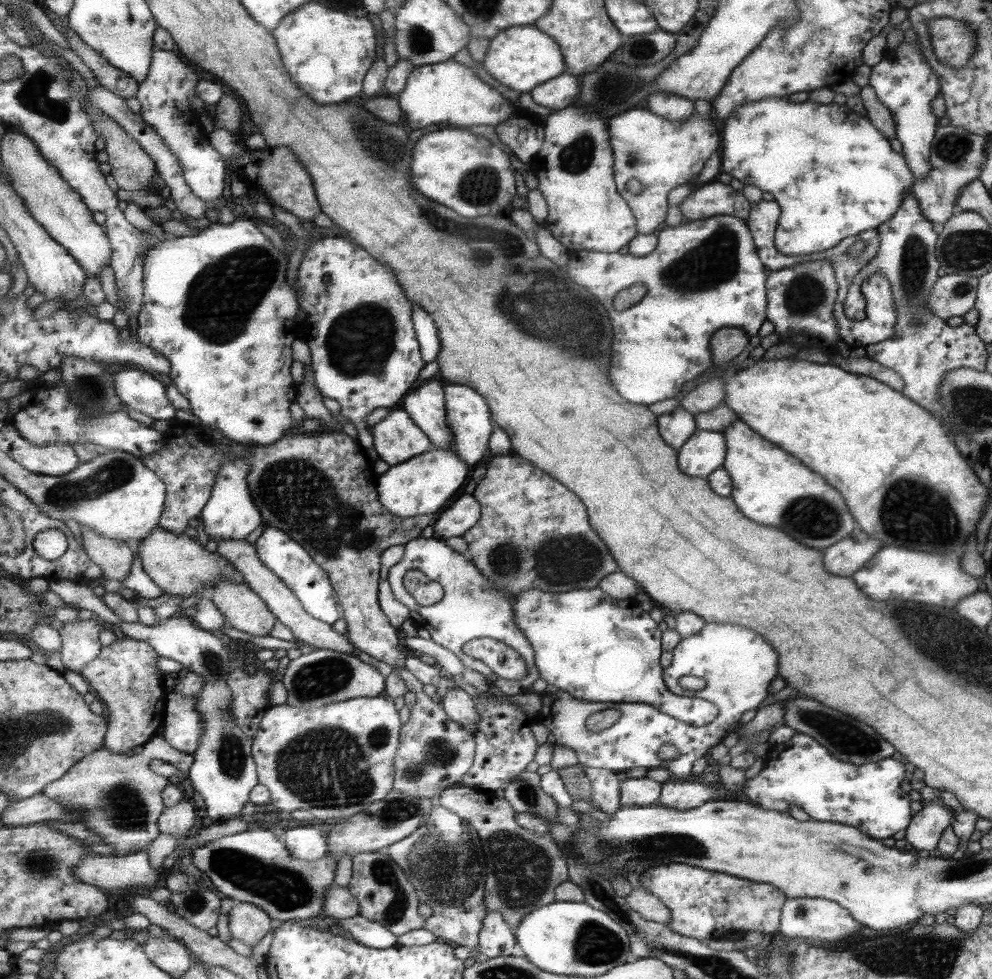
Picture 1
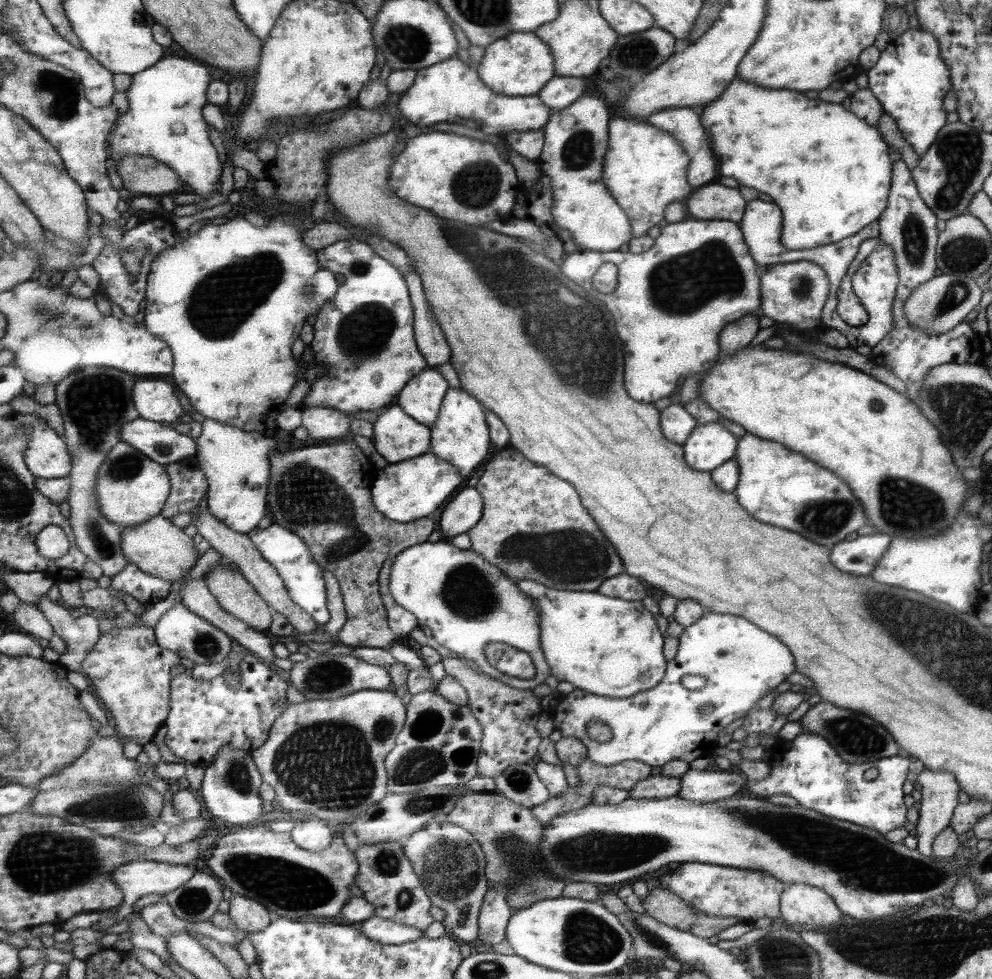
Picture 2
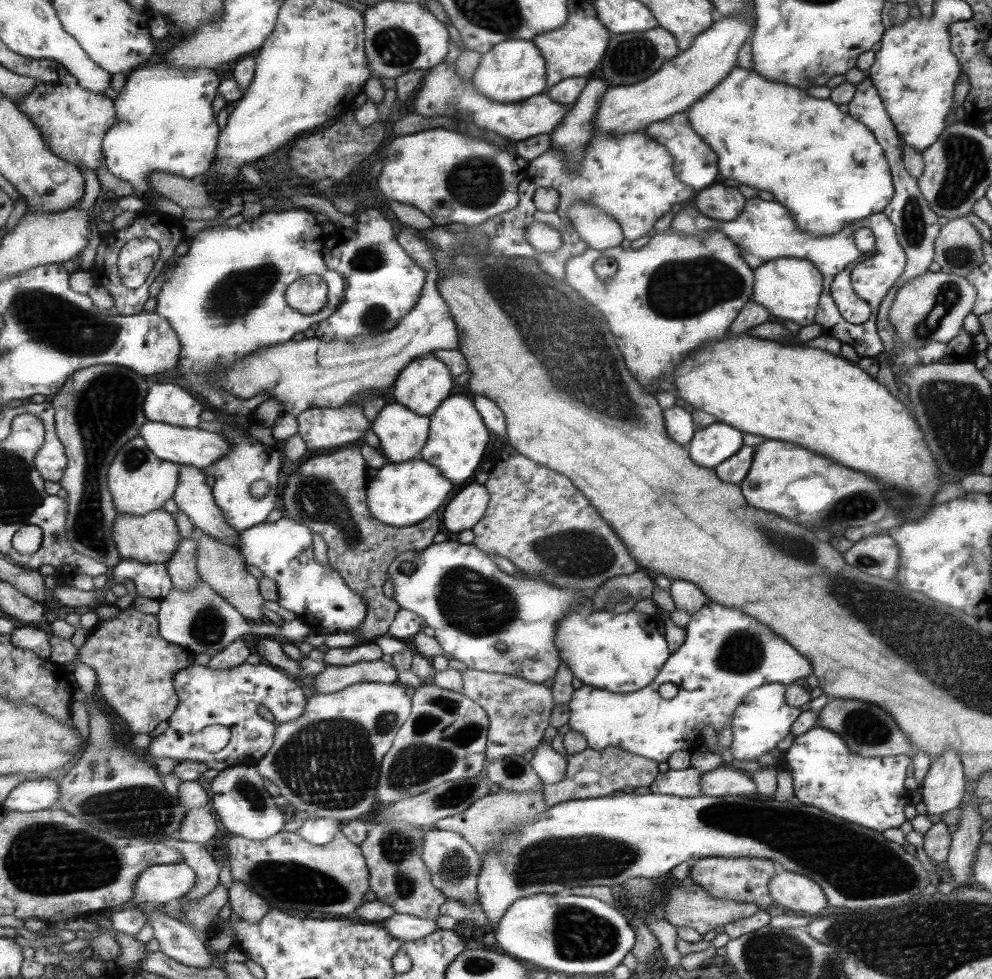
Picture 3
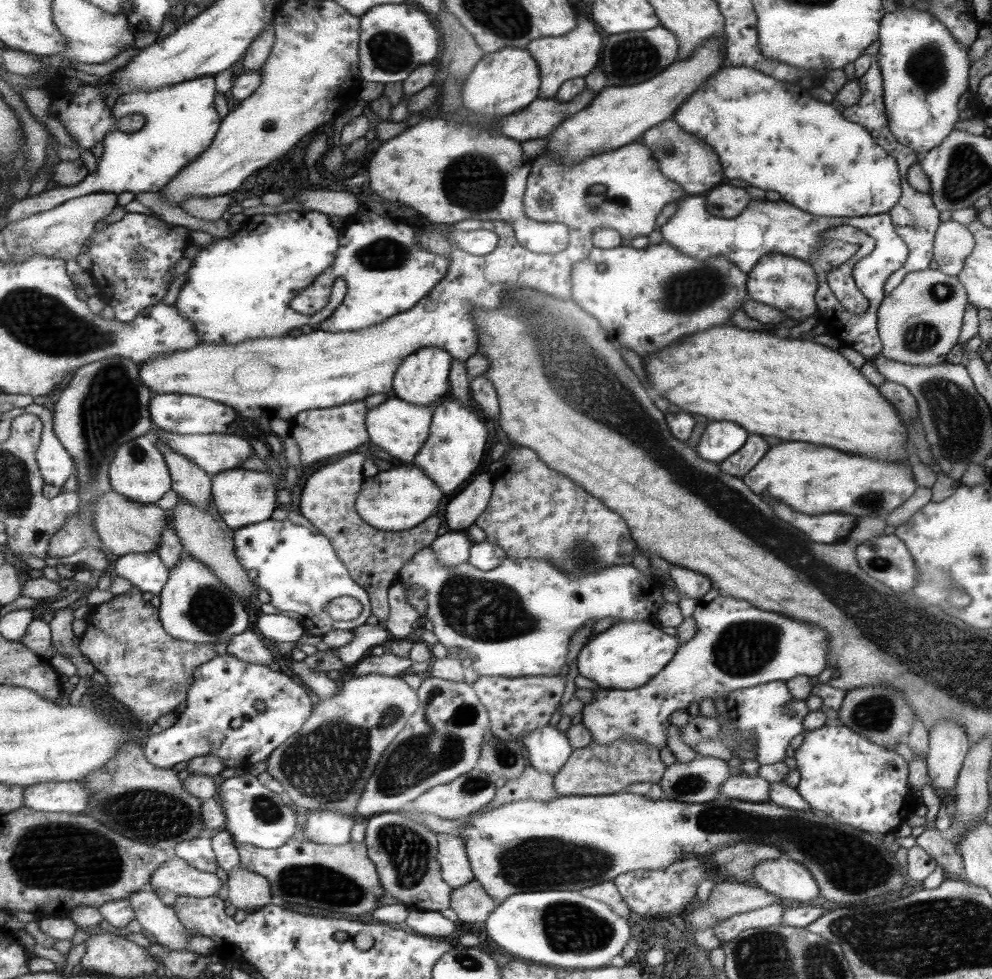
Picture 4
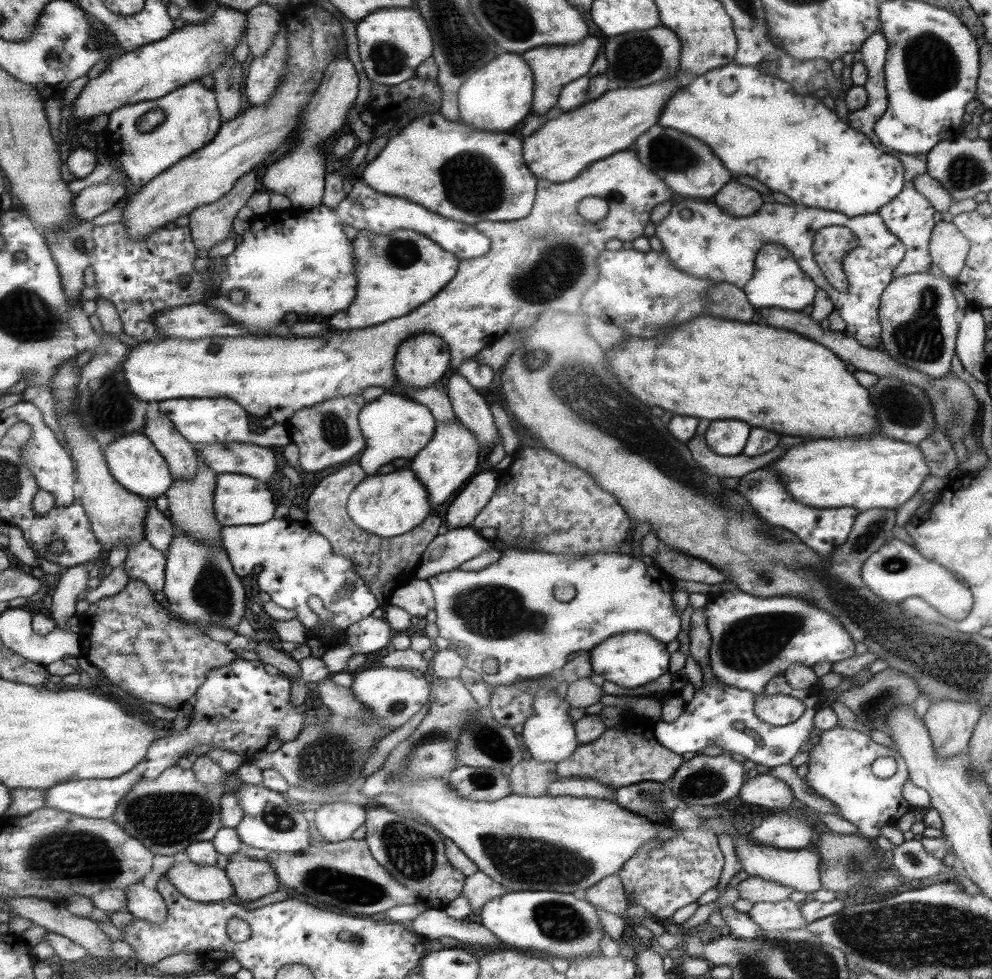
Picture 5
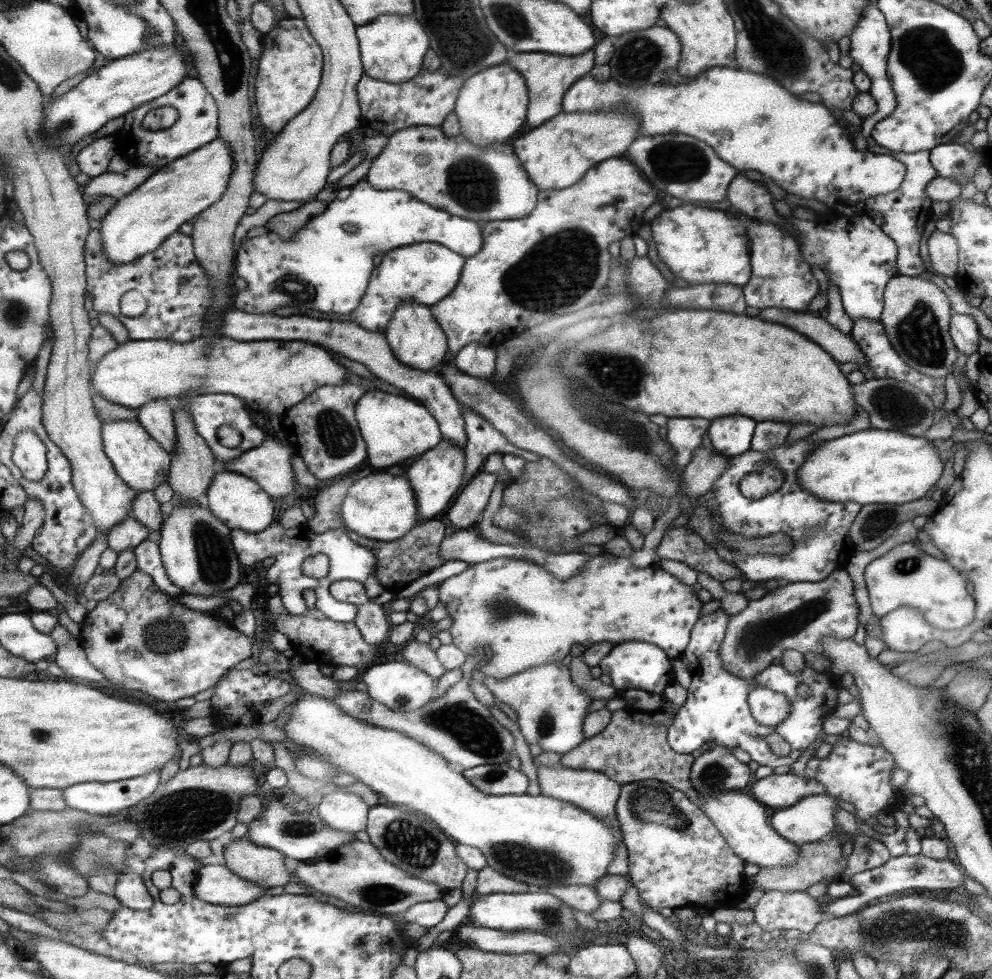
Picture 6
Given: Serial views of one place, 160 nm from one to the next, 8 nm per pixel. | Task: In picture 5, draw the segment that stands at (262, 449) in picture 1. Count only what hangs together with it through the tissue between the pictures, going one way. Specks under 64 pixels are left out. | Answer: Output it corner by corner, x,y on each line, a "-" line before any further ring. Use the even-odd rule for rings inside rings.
351,464
321,480
309,498
305,520
331,541
331,548
335,553
342,553
342,556
351,561
354,571
378,601
379,608
384,608
396,588
401,588
408,580
415,579
414,572
422,560
422,552
437,534
441,520
435,516
427,516
413,530
399,536
380,537
364,531
350,519
346,508
349,494
352,494
354,487
357,487
363,478
365,474
361,472
361,468
357,464

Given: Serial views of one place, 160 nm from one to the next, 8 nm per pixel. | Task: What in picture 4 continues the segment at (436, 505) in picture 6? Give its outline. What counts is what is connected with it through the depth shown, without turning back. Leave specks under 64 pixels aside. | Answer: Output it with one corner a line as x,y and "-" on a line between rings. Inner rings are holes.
449,398
433,409
429,431
421,450
412,460
413,465
423,468
423,472
426,472
443,492
451,494
459,486
469,482
469,478
473,478
473,470
477,468
487,442
485,424
459,401

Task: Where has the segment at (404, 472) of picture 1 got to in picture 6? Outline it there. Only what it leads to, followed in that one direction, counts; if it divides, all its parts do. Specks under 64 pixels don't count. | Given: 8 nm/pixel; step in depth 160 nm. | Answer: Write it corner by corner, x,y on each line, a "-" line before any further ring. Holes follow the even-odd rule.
371,474
363,480
357,480
340,507
342,520
348,529
359,536
387,542
401,539
411,531
417,511
415,492
410,482
407,482
405,476
389,474

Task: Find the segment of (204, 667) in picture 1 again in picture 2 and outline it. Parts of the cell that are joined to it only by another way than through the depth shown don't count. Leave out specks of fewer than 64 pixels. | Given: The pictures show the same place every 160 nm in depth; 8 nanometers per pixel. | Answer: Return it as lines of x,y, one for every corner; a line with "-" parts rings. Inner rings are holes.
183,602
176,604
175,608
169,610
159,621
159,625
155,628
155,635
161,647
178,653
182,658
190,659
196,665
213,666
223,663
229,659
233,648
233,639
227,633
191,612
-
223,745
220,748
219,756
213,764
206,767
200,790
211,817
219,818
232,825
249,827
261,825
265,818
265,812
261,812
263,799
260,795
260,788
264,783
262,773
254,762
254,757
243,749
236,749
231,745

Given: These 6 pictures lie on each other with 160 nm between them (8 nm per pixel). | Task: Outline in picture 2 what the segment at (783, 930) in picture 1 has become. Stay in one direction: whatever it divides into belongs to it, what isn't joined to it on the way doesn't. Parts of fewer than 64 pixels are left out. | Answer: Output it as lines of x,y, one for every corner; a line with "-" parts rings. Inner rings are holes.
787,884
779,897
780,923
787,926
801,926
805,930
817,930
831,926
841,920
841,912
833,898
821,888
807,884

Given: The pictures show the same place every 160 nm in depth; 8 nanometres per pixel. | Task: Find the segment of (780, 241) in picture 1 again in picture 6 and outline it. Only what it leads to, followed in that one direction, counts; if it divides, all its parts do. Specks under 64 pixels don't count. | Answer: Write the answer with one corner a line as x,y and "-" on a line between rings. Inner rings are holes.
732,66
725,67
713,67
703,72
701,75
697,75
697,82
693,84
685,84
685,86
667,86
659,84
649,84
649,86
643,86
639,90
629,90
615,82
597,82
592,76
583,75
577,80
577,82
571,84
571,86
566,90
563,96
563,108
562,112
595,112
595,110
601,110
601,112
607,112
609,108
613,106
619,106
619,104
627,104
635,110
631,112
639,112
639,114
634,114
638,121
640,122
640,132
638,136
655,136
663,135
671,132
679,134
687,134
687,136
695,136
697,140
703,140
705,144
711,144
711,148
715,148
715,152
719,152
719,156
723,156
723,160
727,160
727,164
731,164
733,168
743,168
743,170
759,170
761,176
765,178
771,178
771,182
775,186
779,186
781,190
785,190
785,193
793,194
793,196
799,196
799,198
805,198
809,200
815,200
820,203
824,203
826,206
834,208
834,213
836,215
854,217
856,215
864,215
864,204
869,199
869,196
881,196
882,194
890,194
891,192
898,190
902,184
902,179
906,175
906,168
901,162
887,156
887,154
867,154
867,151
859,152
859,150
853,150
853,144
851,140
843,134
843,130
835,124
835,118
831,118
831,114
827,112
827,107
819,106
818,103
803,102
799,98
789,96
789,92
785,88
781,88
773,78
767,78
767,76
761,76
761,74
753,74
753,72
745,72
743,69
735,68

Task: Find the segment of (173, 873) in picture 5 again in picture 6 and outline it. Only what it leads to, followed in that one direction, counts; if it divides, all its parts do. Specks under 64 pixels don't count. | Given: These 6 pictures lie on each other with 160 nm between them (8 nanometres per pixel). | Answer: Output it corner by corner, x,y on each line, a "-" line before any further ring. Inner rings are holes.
202,865
196,872
194,891
199,900
218,906
247,906
267,894
262,883
245,880
225,865

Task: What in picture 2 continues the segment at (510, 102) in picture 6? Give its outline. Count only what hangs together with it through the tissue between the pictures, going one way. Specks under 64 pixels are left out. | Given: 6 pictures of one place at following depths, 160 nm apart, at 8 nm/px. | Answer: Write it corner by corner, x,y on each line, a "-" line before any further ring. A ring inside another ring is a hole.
514,32
484,48
476,71
481,82
493,92
507,96
533,96
554,78
550,48
535,33

